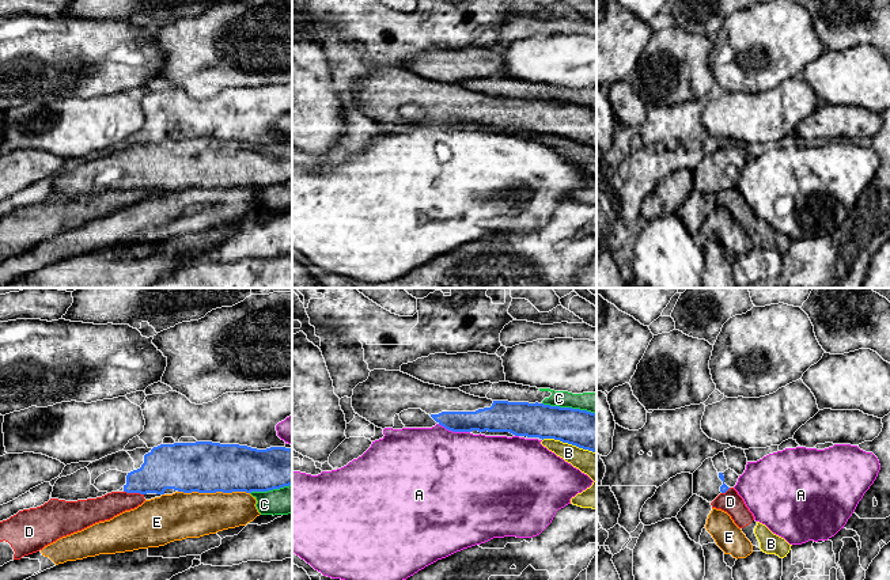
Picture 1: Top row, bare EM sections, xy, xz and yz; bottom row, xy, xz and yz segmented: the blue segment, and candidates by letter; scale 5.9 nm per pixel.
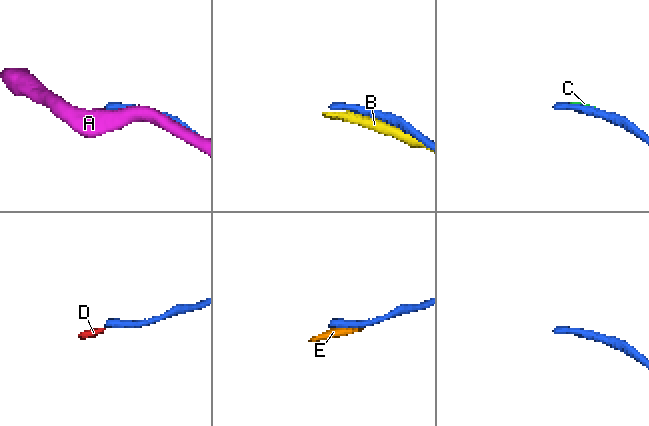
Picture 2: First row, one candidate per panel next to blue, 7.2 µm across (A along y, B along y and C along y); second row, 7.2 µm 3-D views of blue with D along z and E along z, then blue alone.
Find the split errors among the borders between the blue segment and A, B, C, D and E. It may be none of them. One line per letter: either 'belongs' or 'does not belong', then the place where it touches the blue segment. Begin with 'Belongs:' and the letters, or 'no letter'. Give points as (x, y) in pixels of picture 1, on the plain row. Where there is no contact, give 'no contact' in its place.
Belongs: no letter
A: does not belong; contact xz (454, 127)
B: does not belong; contact xz (570, 139)
C: does not belong; contact xz (570, 103)
D: does not belong; contact xy (133, 188)
E: does not belong; contact xy (214, 188)

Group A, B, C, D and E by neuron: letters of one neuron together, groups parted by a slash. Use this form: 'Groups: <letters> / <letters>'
Groups: A / B D / C / E

